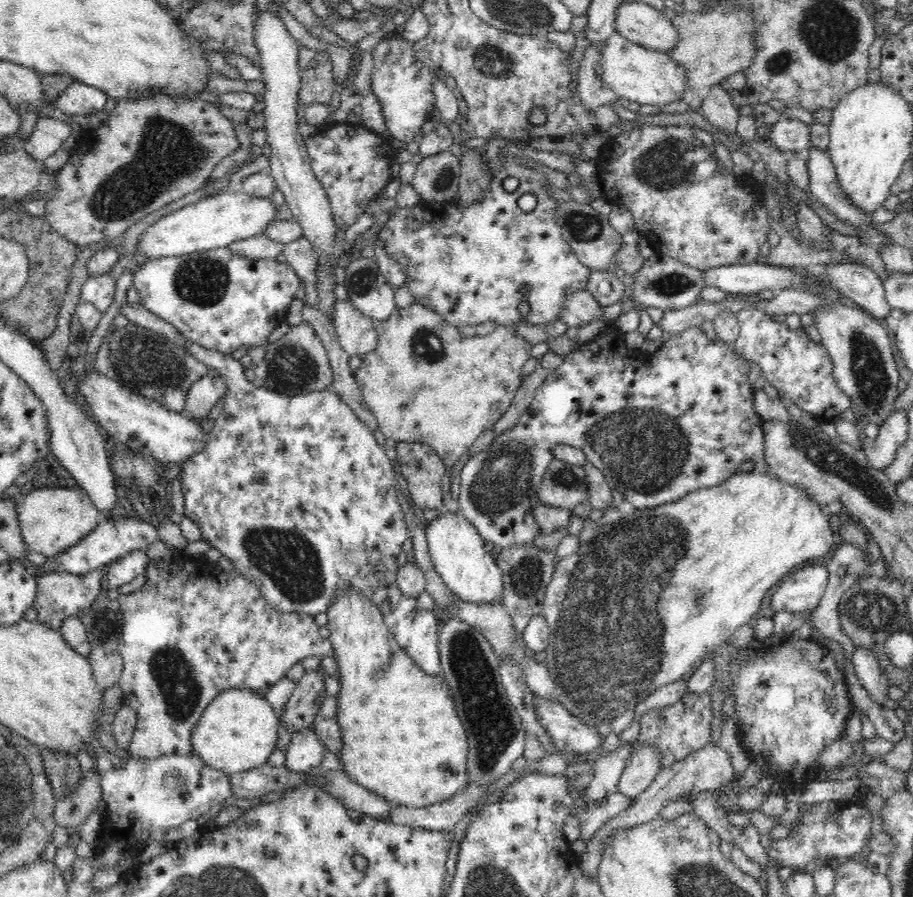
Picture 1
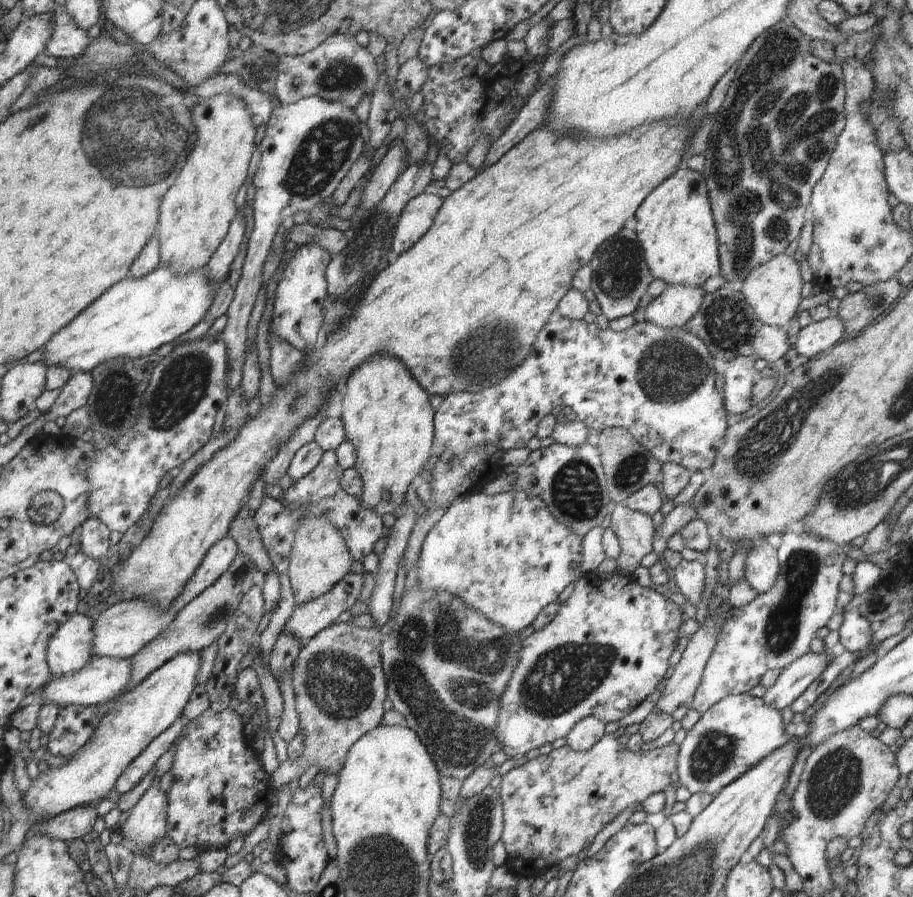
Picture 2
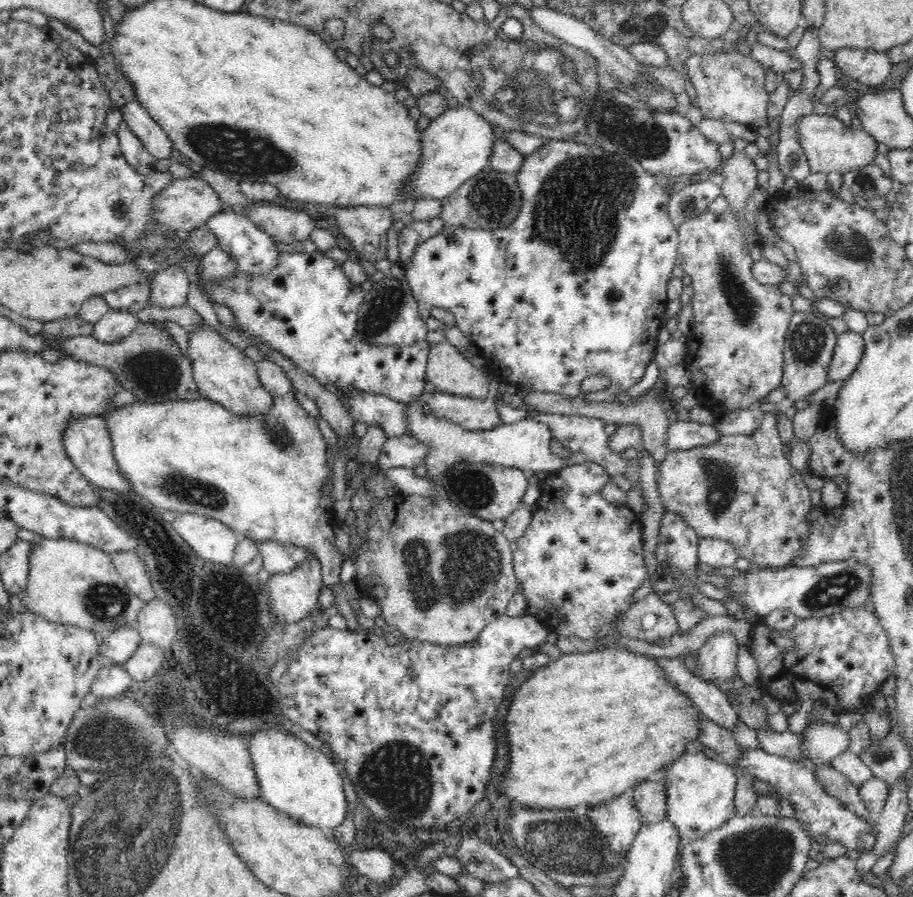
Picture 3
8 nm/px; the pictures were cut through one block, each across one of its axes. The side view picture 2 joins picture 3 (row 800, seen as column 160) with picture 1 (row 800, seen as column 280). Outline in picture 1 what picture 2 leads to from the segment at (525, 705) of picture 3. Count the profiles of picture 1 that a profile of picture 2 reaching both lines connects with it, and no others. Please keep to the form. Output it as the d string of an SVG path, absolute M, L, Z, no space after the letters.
M351 587L332 602L326 613L329 641L340 674L340 694L336 701L337 721L343 740L339 752L343 771L352 782L385 798L392 806L424 808L456 796L470 784L466 768L468 739L454 707L452 693L443 685L442 674L426 674L400 648L395 636L388 631L380 609L368 601L364 593L356 593L356 589Z

